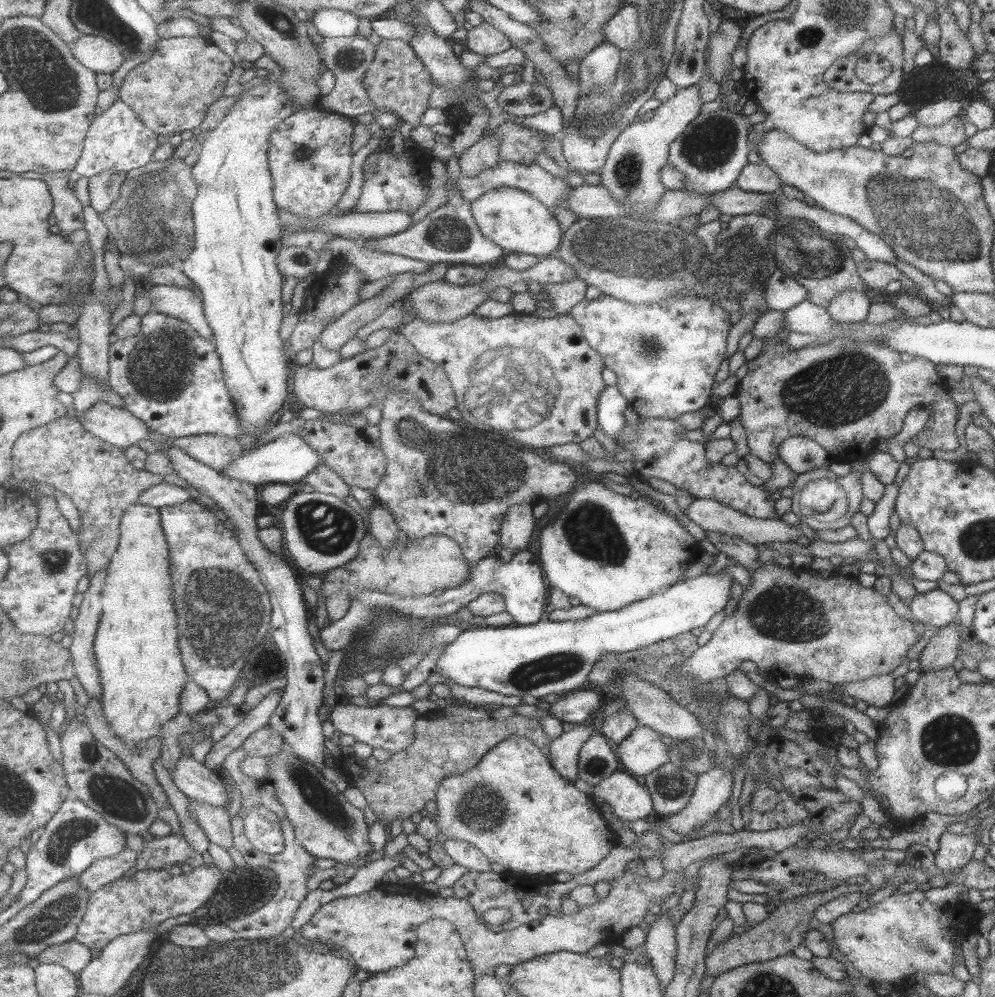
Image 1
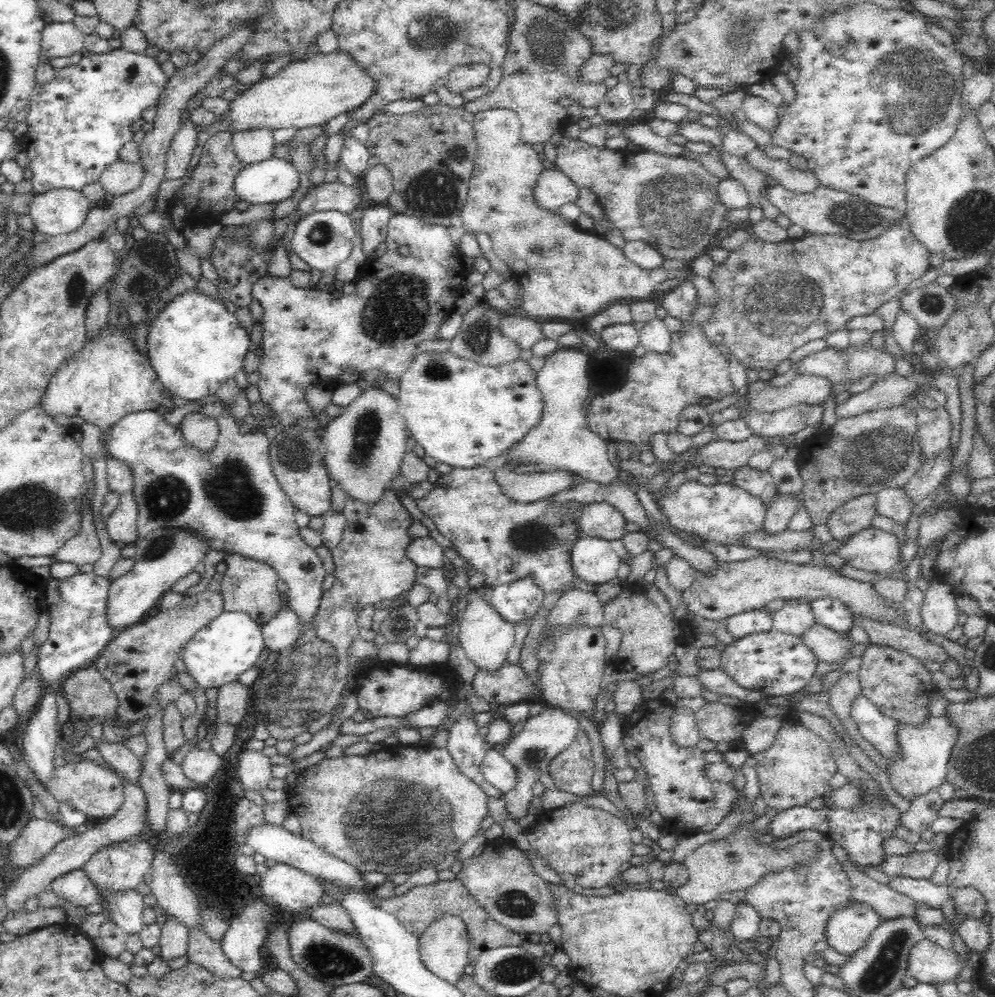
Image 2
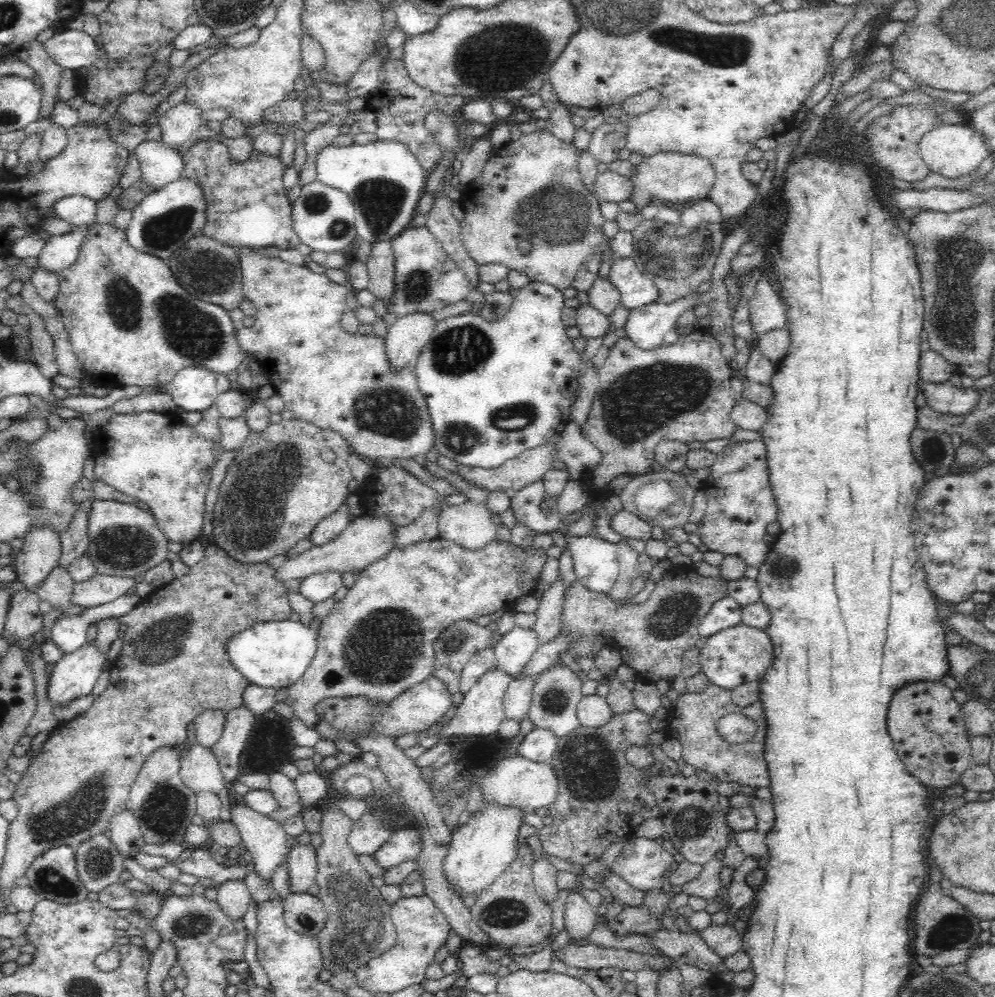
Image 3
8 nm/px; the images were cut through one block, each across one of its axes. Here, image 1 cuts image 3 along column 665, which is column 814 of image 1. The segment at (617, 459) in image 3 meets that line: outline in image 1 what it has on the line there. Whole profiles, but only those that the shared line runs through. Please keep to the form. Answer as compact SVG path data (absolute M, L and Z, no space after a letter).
M764 338L762 352L748 360L748 371L739 381L736 396L740 402L738 420L748 432L747 442L749 454L768 463L773 474L764 484L764 489L770 494L780 491L780 488L792 487L799 474L793 472L779 456L779 447L784 440L792 436L804 436L820 444L829 452L832 460L842 463L863 461L874 453L874 448L880 439L892 439L903 426L906 414L912 408L932 408L924 429L917 434L915 442L920 448L944 452L956 451L959 439L955 432L958 422L958 404L949 394L949 383L936 371L936 364L922 356L914 356L908 352L896 352L878 340L846 340L838 338L821 345L807 345L793 350L787 342L778 338Z

